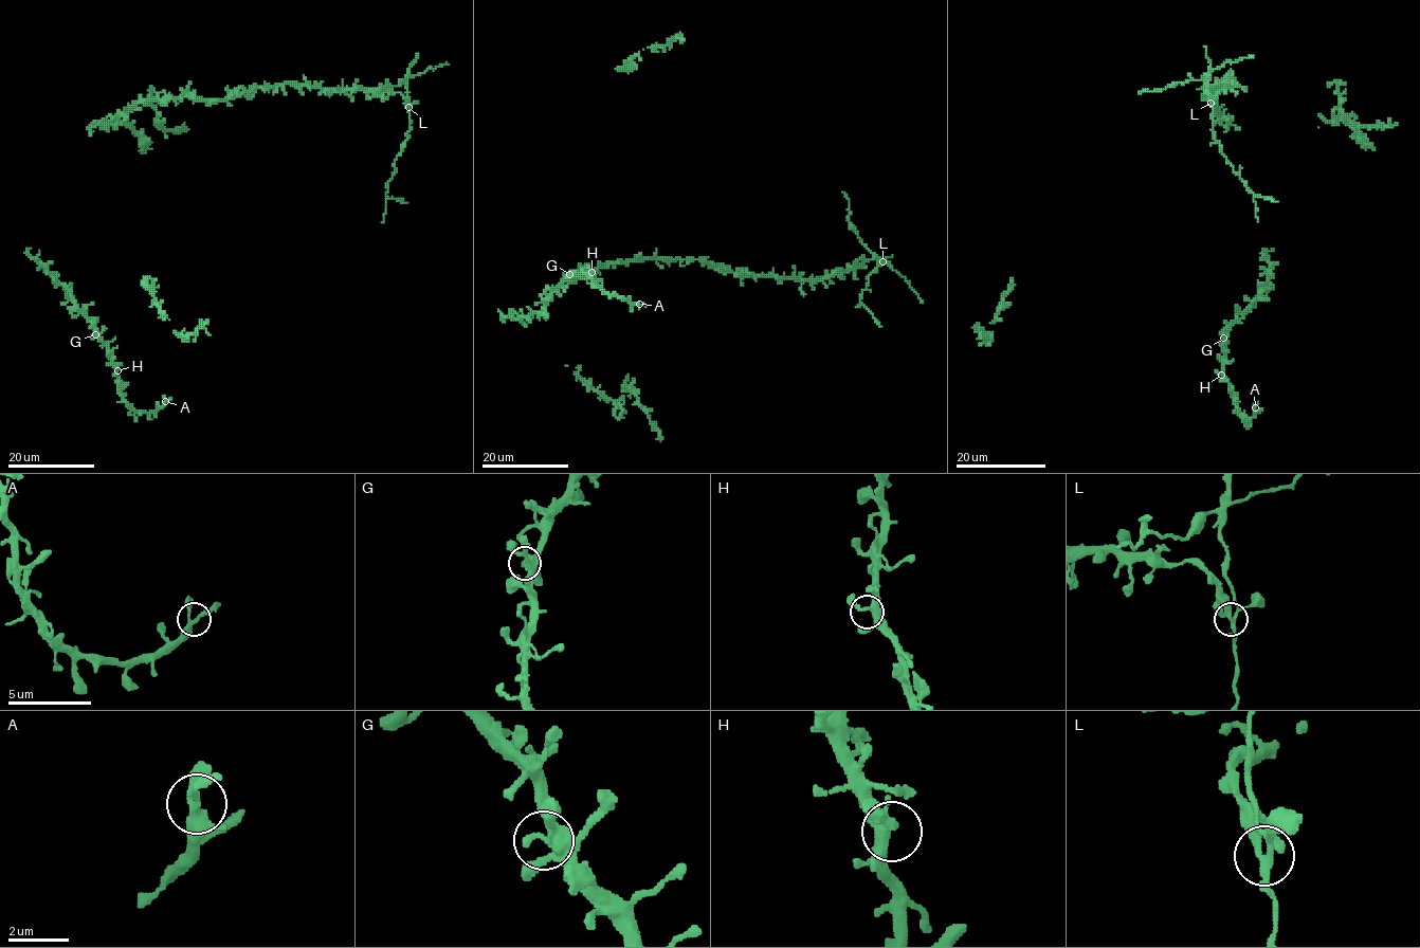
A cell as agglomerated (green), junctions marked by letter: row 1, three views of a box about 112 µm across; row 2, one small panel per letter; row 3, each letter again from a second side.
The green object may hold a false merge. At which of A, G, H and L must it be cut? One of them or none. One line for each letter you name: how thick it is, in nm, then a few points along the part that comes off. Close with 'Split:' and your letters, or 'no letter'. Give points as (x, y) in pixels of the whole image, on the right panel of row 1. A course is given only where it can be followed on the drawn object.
L: 240 nm thick; foreign part runs (1211, 102), (1214, 135), (1220, 150), (1253, 195), (1277, 202)
Split: L

